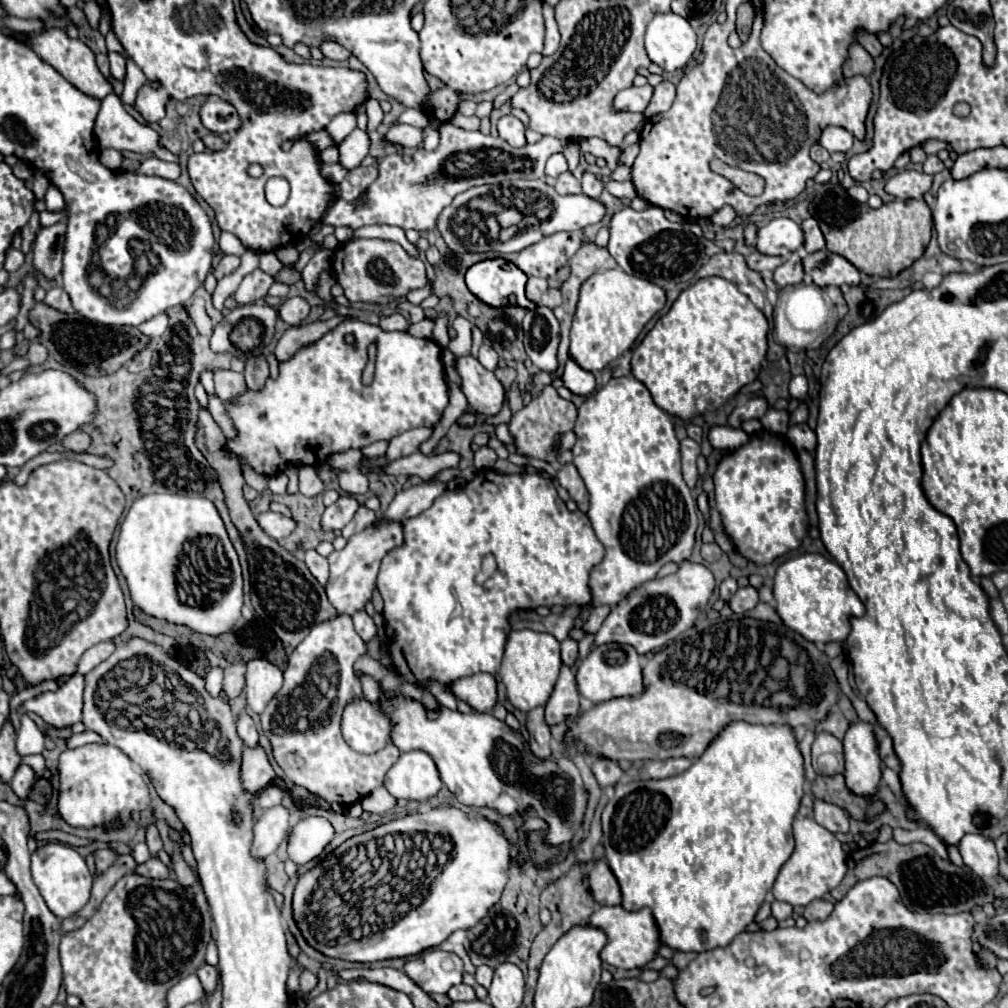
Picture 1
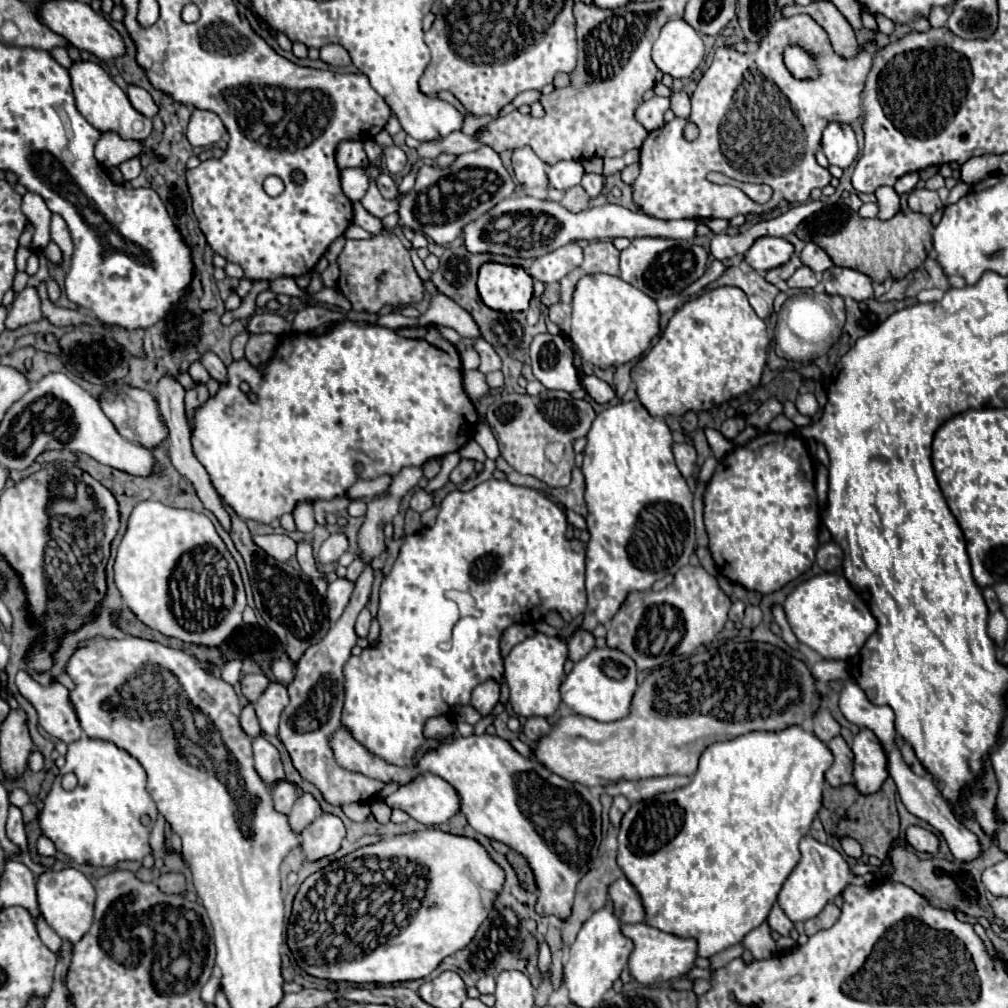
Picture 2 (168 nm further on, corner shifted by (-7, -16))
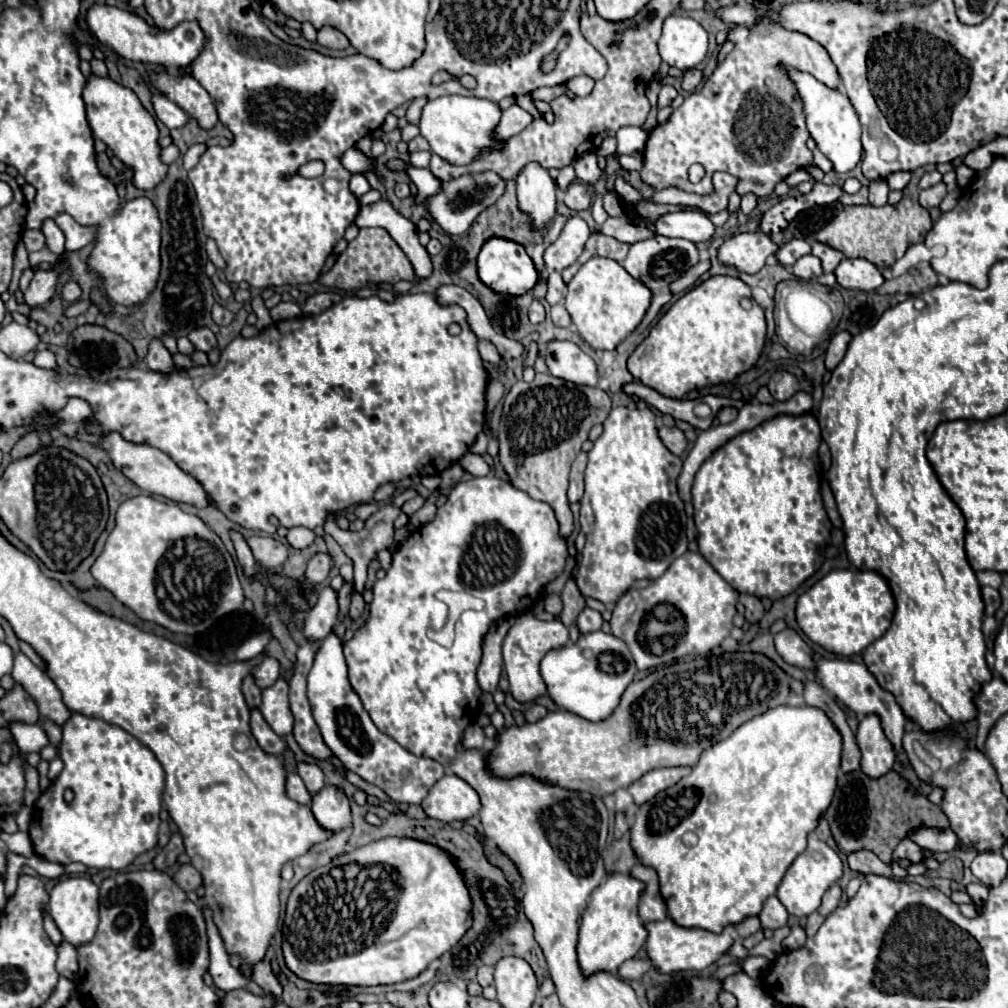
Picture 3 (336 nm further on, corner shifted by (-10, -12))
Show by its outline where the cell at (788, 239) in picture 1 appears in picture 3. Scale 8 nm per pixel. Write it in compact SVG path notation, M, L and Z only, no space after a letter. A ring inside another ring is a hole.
M748 232L732 236L728 242L720 246L718 258L726 266L734 266L742 272L758 272L768 256L774 256L778 252L778 244L772 242L772 238L764 232Z

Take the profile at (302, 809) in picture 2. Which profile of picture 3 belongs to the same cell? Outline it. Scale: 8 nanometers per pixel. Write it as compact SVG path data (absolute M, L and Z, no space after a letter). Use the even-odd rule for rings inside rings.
M298 764L298 774L306 784L306 790L310 792L310 796L318 794L324 788L324 774L316 764Z

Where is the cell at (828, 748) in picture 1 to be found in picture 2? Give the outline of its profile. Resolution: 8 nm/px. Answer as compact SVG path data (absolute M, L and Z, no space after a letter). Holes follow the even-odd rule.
M835 736L835 738L831 738L829 748L835 756L835 762L825 774L827 782L831 786L841 786L841 784L853 782L853 752L847 746L847 742L841 736Z

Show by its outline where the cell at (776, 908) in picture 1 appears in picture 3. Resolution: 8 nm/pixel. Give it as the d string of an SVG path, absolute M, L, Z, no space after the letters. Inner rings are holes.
M770 896L764 902L764 910L760 912L758 918L760 918L762 926L770 928L770 930L776 930L776 928L782 928L788 924L788 912L782 906L782 902L778 900L778 896Z

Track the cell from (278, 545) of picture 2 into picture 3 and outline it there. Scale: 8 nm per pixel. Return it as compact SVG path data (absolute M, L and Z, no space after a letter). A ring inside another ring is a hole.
M250 536L248 546L252 548L256 562L266 568L278 568L288 558L288 548L272 536Z

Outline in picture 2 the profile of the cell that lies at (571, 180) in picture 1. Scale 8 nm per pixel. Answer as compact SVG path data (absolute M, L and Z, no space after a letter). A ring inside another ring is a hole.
M573 186L565 192L563 200L561 200L561 206L567 208L569 212L583 212L589 208L589 196L587 192L581 188L581 186Z

